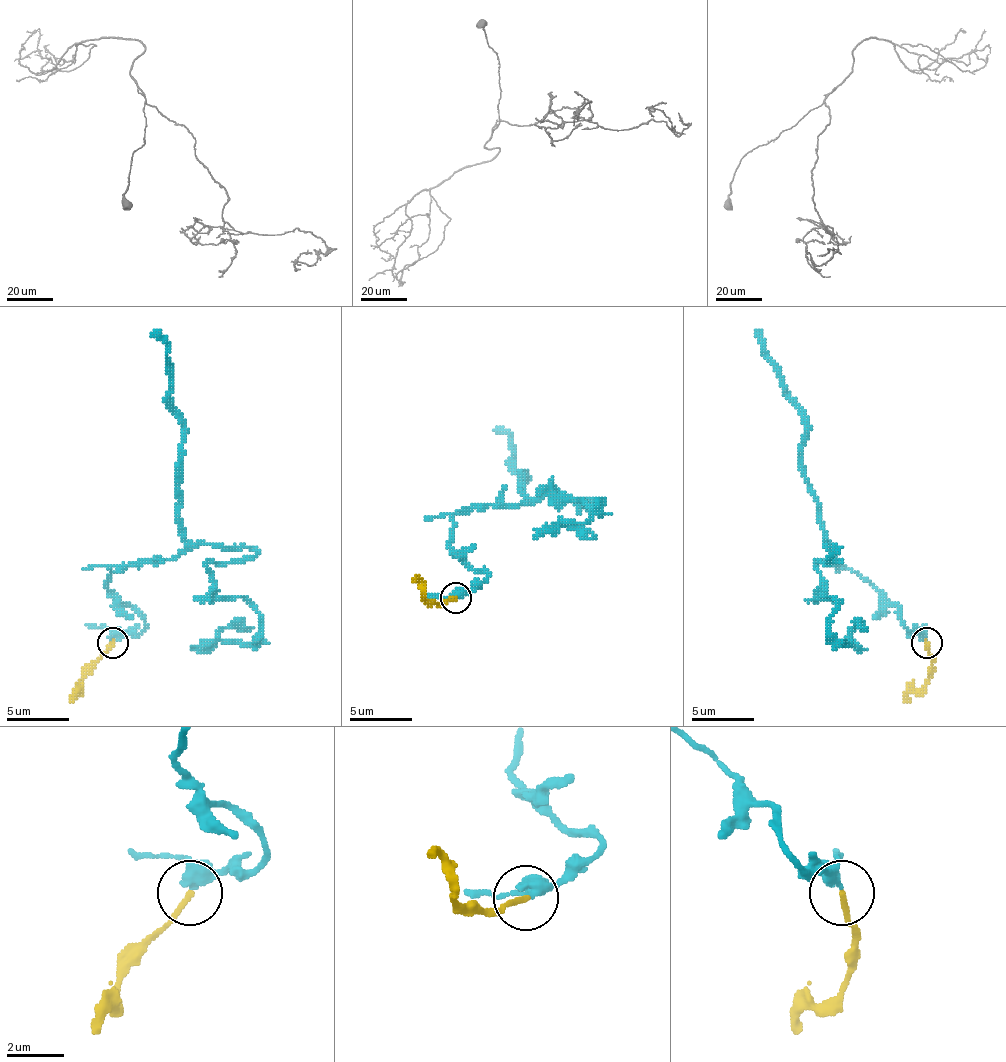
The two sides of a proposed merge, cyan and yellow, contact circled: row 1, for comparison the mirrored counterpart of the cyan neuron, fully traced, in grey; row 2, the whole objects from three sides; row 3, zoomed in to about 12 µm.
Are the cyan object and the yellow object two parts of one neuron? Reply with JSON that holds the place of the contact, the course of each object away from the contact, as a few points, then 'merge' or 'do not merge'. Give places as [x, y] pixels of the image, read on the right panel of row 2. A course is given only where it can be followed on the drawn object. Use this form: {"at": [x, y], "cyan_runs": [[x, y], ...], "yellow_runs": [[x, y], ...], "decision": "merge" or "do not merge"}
{"at": [926, 642], "cyan_runs": [[926, 640], [823, 544], [836, 547], [817, 562], [836, 603], [830, 634], [848, 643], [867, 627]], "yellow_runs": [[926, 643], [932, 674], [904, 702]], "decision": "merge"}

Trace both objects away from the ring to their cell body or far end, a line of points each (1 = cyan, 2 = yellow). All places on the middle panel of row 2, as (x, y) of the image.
1: (456, 597), (487, 579), (450, 544), (456, 513), (599, 507), (552, 489), (602, 501), (561, 523), (595, 538)
2: (456, 597), (431, 603), (416, 575)

